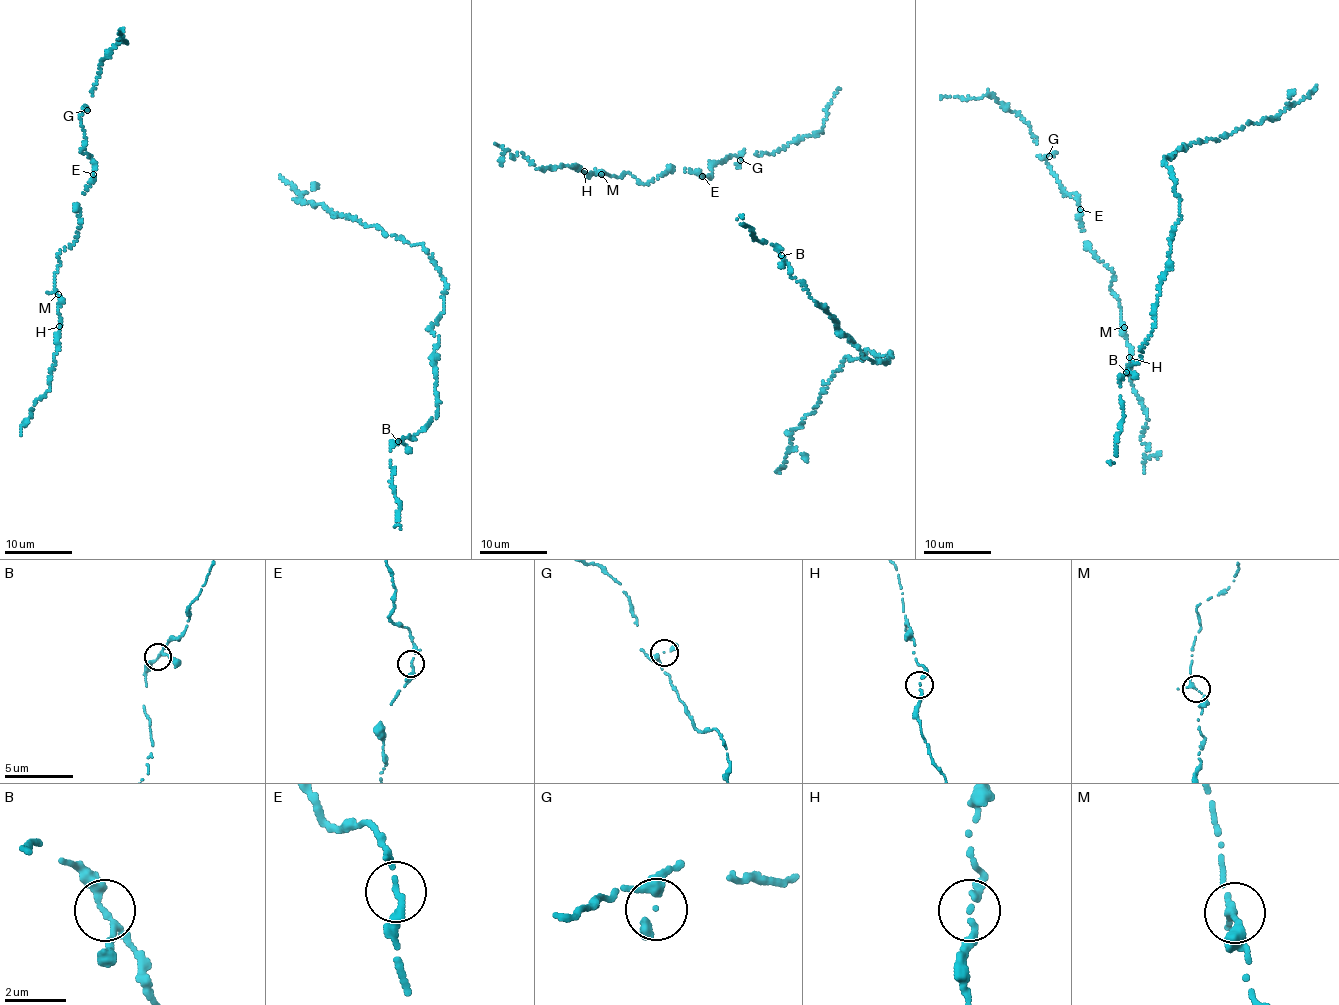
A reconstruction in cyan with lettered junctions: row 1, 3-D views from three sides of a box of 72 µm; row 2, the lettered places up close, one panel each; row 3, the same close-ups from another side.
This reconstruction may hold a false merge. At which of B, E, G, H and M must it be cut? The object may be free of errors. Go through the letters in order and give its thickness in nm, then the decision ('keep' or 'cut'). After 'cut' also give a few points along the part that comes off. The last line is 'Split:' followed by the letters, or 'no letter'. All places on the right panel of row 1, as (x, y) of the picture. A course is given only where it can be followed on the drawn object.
B: 190 nm thick; keep
E: 190 nm thick; keep
G: 220 nm thick; keep
H: 190 nm thick; keep
M: 180 nm thick; keep
Split: no letter

